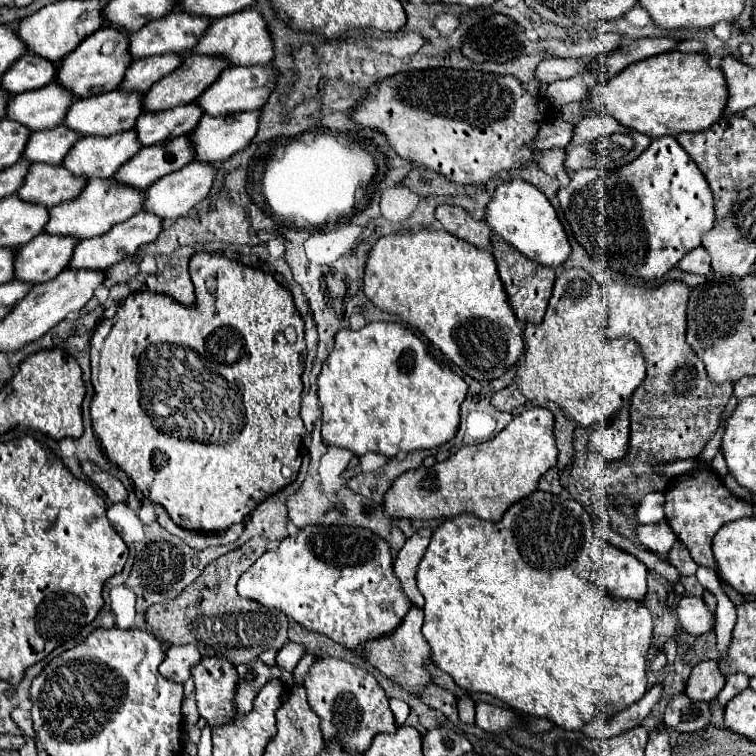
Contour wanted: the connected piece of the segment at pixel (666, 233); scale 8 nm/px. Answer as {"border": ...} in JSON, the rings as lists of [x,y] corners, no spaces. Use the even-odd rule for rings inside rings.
{"border":[[[674,135],[652,139],[650,149],[646,149],[638,161],[632,161],[622,169],[578,169],[570,177],[570,185],[558,191],[558,199],[574,237],[590,257],[644,281],[658,279],[670,271],[686,253],[700,245],[702,235],[710,231],[716,221],[714,193],[706,177],[702,177],[702,171],[690,161]]]}

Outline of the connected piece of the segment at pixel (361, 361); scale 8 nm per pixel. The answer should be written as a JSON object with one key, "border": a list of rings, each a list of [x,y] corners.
{"border":[[[372,321],[372,323],[366,323],[358,331],[352,331],[352,329],[338,331],[336,337],[334,337],[334,341],[336,341],[336,345],[334,345],[332,353],[328,355],[328,359],[324,361],[322,371],[318,375],[318,399],[320,399],[320,407],[322,407],[322,419],[324,419],[324,423],[322,423],[322,439],[324,439],[326,445],[336,445],[336,447],[350,449],[358,457],[362,457],[366,453],[382,453],[386,457],[394,457],[394,455],[406,455],[406,453],[416,451],[416,449],[432,449],[432,447],[438,447],[442,443],[450,441],[456,435],[458,425],[460,425],[460,413],[458,411],[460,411],[460,403],[466,397],[468,385],[452,369],[440,367],[432,359],[432,355],[428,353],[424,341],[420,337],[416,337],[410,329],[406,329],[406,327],[398,325],[398,323],[392,323],[392,321]]]}

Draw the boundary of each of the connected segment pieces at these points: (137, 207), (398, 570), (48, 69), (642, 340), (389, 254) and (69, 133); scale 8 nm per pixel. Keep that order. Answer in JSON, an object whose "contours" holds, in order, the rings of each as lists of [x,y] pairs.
{"contours":[[[[116,177],[88,181],[86,189],[80,193],[78,199],[60,203],[50,209],[50,221],[46,225],[46,233],[52,235],[74,235],[78,239],[98,237],[108,233],[116,223],[126,221],[134,213],[142,211],[142,197],[146,197],[146,189],[134,189],[132,185],[122,185]]],[[[426,527],[418,529],[410,539],[406,539],[404,547],[398,551],[394,561],[394,573],[402,581],[404,593],[420,609],[424,607],[424,597],[422,593],[418,593],[418,587],[416,587],[416,569],[420,559],[424,557],[430,537],[432,537],[432,529],[426,529]]],[[[26,53],[6,71],[6,75],[2,77],[2,87],[8,93],[18,95],[52,83],[54,73],[56,65],[52,61],[46,61],[44,57],[38,57],[34,53]]],[[[614,281],[608,287],[608,303],[610,303],[610,315],[608,315],[608,331],[606,335],[610,339],[616,337],[632,337],[638,341],[642,355],[646,359],[646,379],[642,385],[632,393],[630,399],[630,411],[632,411],[632,433],[630,433],[630,453],[620,459],[606,463],[596,451],[590,453],[590,461],[600,463],[604,467],[604,489],[610,497],[624,495],[638,501],[650,493],[650,491],[666,491],[670,481],[658,473],[654,473],[654,467],[678,461],[678,459],[696,459],[704,445],[710,441],[710,437],[716,433],[720,425],[720,415],[724,413],[726,403],[732,397],[732,383],[714,383],[706,377],[702,359],[690,349],[686,343],[686,305],[688,305],[690,289],[684,281],[664,281],[658,287],[650,287],[644,283],[618,283]]],[[[422,229],[416,233],[406,231],[378,239],[366,263],[364,293],[382,311],[396,313],[406,323],[418,327],[452,363],[462,367],[462,371],[474,379],[502,377],[506,369],[516,365],[524,351],[522,323],[516,319],[508,303],[492,253],[476,249],[444,229]]],[[[58,125],[46,131],[42,129],[30,135],[24,149],[24,159],[32,163],[58,165],[64,155],[74,147],[74,141],[78,141],[78,133],[74,133],[74,129],[66,129],[66,125]]]]}

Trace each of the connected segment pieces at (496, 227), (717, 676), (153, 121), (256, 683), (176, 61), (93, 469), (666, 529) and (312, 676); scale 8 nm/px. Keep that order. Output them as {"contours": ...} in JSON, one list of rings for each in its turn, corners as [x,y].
{"contours":[[[[512,179],[512,181],[500,185],[496,189],[492,201],[488,203],[486,221],[494,233],[498,233],[504,241],[514,245],[524,257],[534,259],[540,265],[554,269],[554,267],[562,265],[566,261],[566,257],[570,257],[570,253],[572,253],[572,245],[568,241],[568,235],[552,207],[552,203],[540,189],[536,189],[528,181]]],[[[700,661],[690,673],[690,679],[686,683],[686,695],[694,701],[712,701],[724,685],[726,677],[720,671],[718,661]]],[[[194,103],[180,105],[168,111],[146,111],[138,117],[136,133],[142,145],[154,145],[158,141],[162,143],[180,135],[188,135],[190,131],[194,131],[200,117],[202,109],[198,109],[198,105]]],[[[260,659],[238,665],[238,691],[236,691],[236,713],[238,715],[246,715],[252,709],[254,697],[256,693],[260,693],[260,689],[268,683],[268,681],[280,681],[282,685],[288,683],[288,689],[292,689],[294,685],[294,675],[290,671],[278,669],[278,665],[270,667],[264,665]]],[[[178,53],[142,57],[140,61],[132,61],[120,89],[124,89],[124,91],[138,89],[138,91],[146,93],[156,81],[160,81],[168,73],[176,71],[180,65],[182,65],[182,57],[178,57]]],[[[84,461],[84,463],[82,463],[82,471],[84,471],[84,475],[86,475],[92,483],[96,483],[96,485],[108,495],[108,499],[110,499],[112,503],[126,503],[128,491],[124,489],[124,485],[122,485],[116,477],[112,477],[112,475],[106,473],[106,471],[102,471],[102,469],[96,467],[92,461]]],[[[664,519],[654,523],[654,525],[638,523],[636,535],[638,535],[638,541],[646,549],[650,549],[650,551],[654,551],[658,555],[666,555],[672,549],[672,545],[676,543],[676,535],[674,535],[674,531],[670,529],[670,525]]],[[[336,657],[316,659],[302,685],[306,689],[308,705],[320,717],[320,729],[326,747],[336,743],[350,755],[364,755],[374,735],[394,733],[398,729],[384,689],[366,669],[358,665]]]]}

